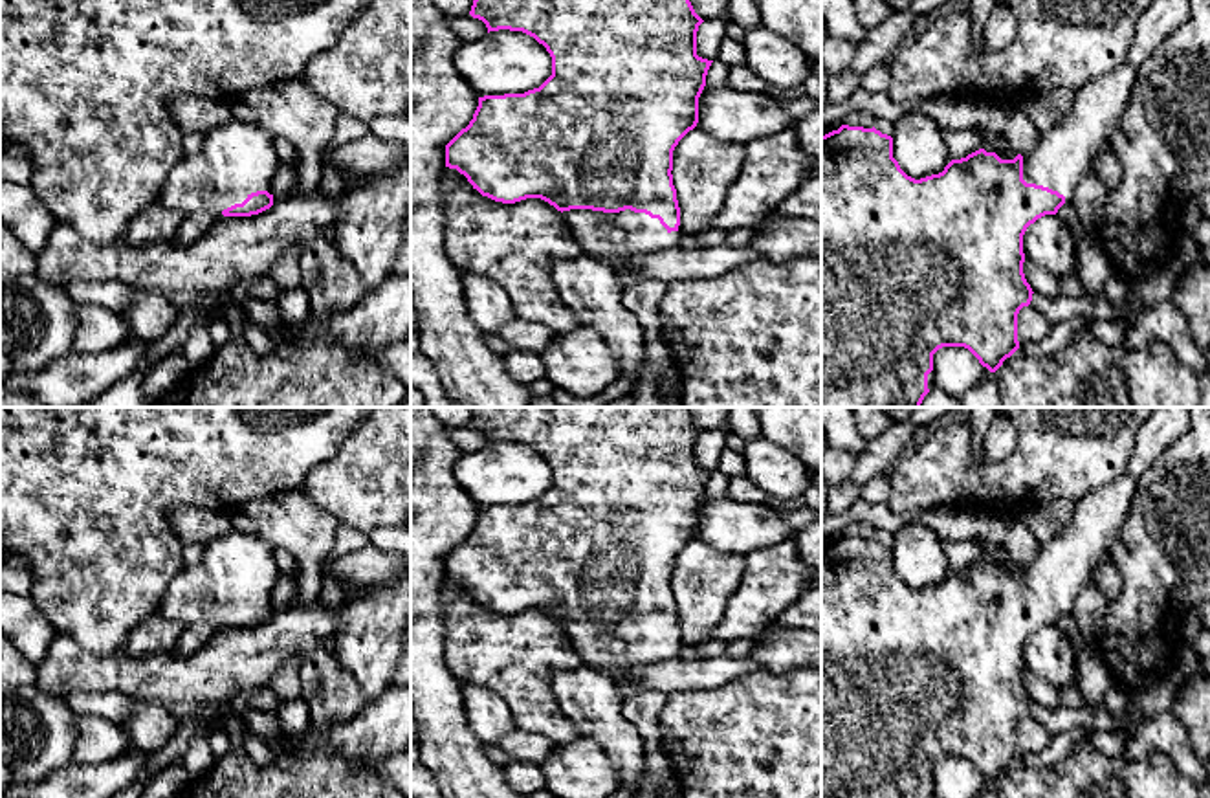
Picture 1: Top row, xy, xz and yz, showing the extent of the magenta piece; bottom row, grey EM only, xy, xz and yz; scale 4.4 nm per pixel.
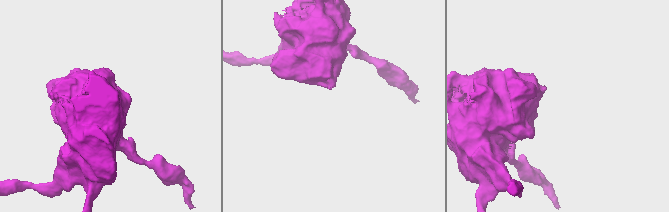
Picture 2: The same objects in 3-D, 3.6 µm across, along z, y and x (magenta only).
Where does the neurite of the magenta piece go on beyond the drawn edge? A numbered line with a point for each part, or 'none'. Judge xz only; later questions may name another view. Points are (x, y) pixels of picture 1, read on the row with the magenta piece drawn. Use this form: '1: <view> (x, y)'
1: xz (615, 237)

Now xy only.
1: xy (239, 158)

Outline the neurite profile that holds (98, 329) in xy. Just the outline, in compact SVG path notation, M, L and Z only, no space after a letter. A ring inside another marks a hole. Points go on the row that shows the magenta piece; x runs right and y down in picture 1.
M82 305L77 317L73 352L101 352L128 339L128 325L121 312Z

